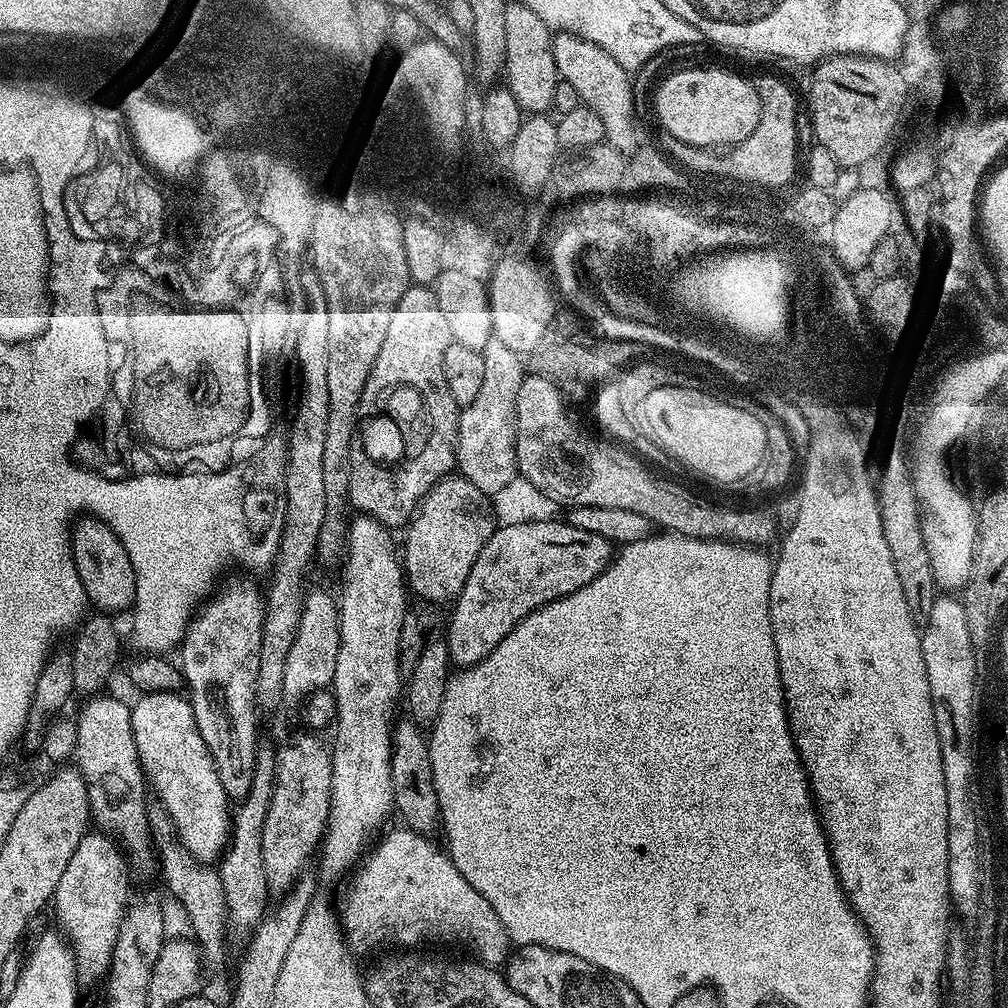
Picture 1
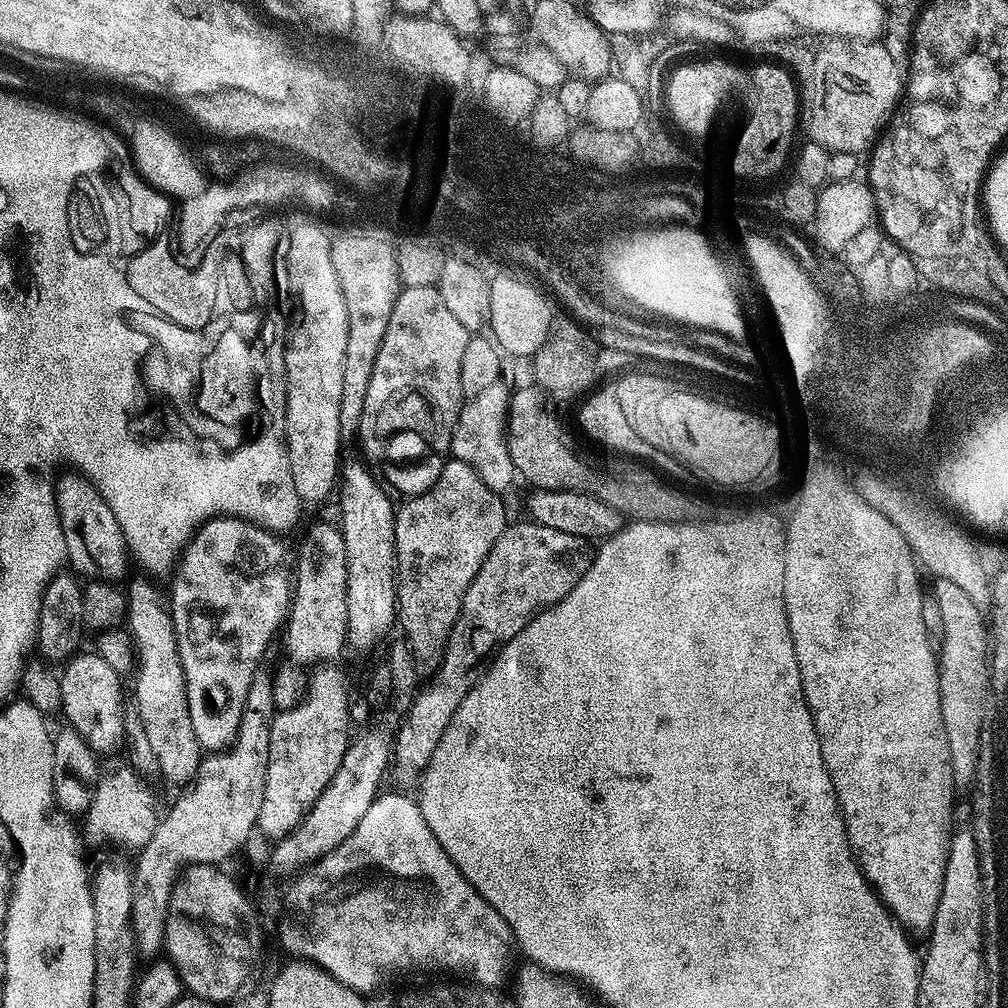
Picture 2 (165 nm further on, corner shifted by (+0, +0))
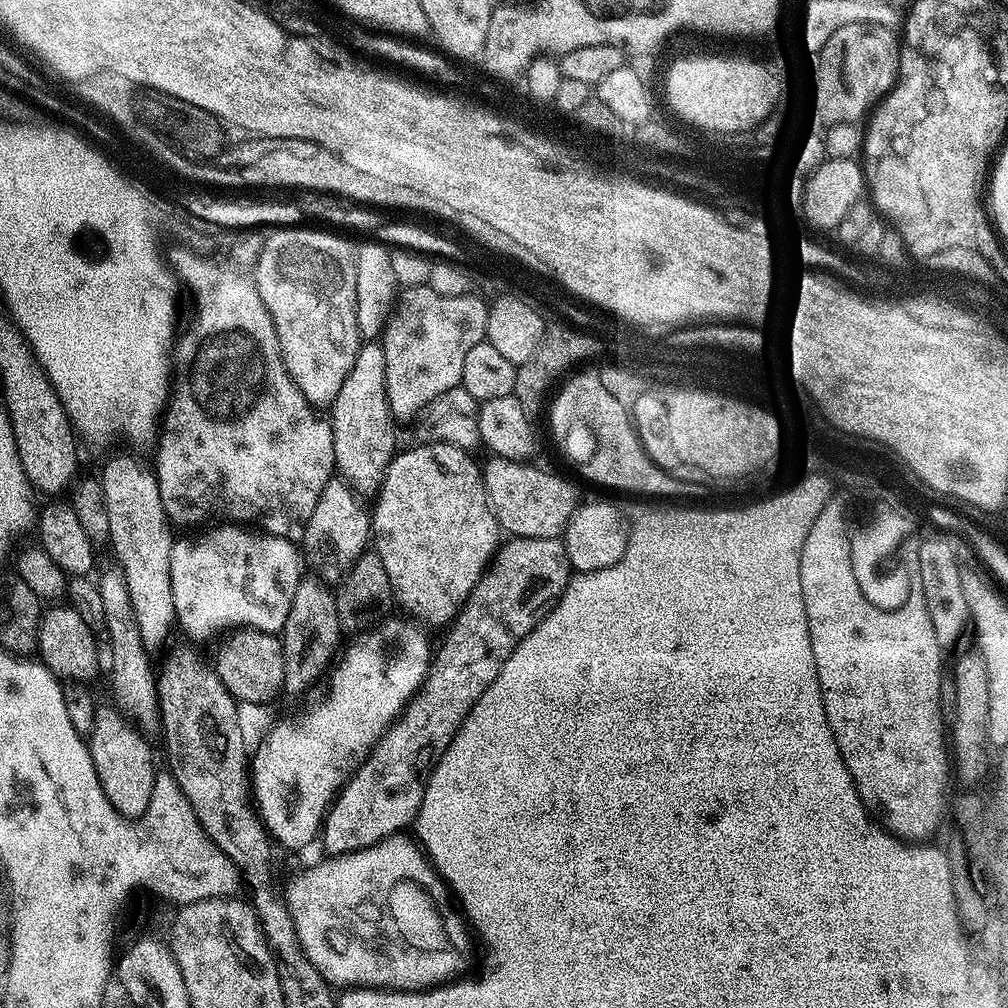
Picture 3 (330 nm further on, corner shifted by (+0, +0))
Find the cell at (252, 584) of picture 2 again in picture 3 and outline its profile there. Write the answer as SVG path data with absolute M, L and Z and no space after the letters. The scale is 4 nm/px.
M224 522L219 526L208 526L197 536L184 536L173 539L170 550L170 586L174 590L174 610L176 611L176 624L192 640L208 640L211 636L216 636L219 632L223 634L231 633L233 630L243 630L246 628L257 628L259 632L279 633L286 622L286 614L290 614L290 606L294 602L294 590L298 590L302 579L302 552L293 541L275 536L263 530L253 530L248 526L241 526L235 522Z

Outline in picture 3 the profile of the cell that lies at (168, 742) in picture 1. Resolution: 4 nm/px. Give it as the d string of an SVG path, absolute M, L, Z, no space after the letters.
M116 456L108 465L104 468L104 473L98 476L102 490L104 491L104 501L106 502L106 518L110 521L110 538L108 544L112 552L116 555L119 571L124 574L124 582L126 584L126 590L130 592L130 602L134 608L134 618L136 619L136 629L140 635L140 641L144 644L144 647L148 650L154 650L154 648L160 648L168 640L168 635L171 634L172 628L174 632L174 625L176 624L176 611L174 610L174 590L170 586L170 550L172 549L172 541L174 539L173 525L168 519L168 515L164 513L164 507L162 506L162 498L158 494L158 482L156 481L156 473L151 467L142 468L136 464L135 460L130 456Z

